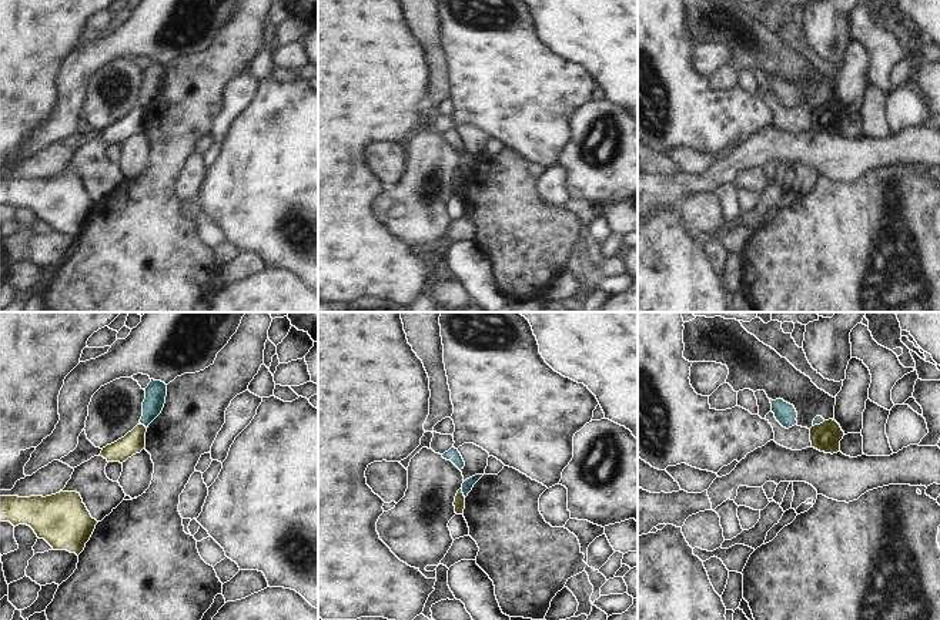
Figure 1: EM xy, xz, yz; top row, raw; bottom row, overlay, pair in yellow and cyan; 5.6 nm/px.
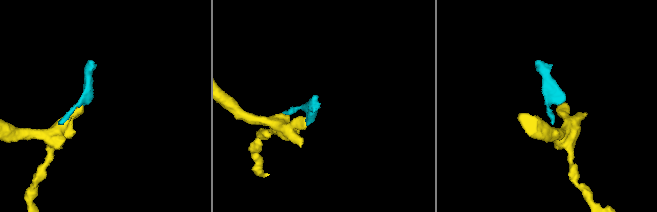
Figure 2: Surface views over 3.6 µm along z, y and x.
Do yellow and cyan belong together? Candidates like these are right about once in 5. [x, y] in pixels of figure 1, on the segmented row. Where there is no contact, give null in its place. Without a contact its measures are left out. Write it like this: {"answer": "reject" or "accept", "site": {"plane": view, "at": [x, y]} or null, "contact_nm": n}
{"answer": "reject", "site": {"plane": "xz", "at": [461, 492]}, "contact_nm": 60}

